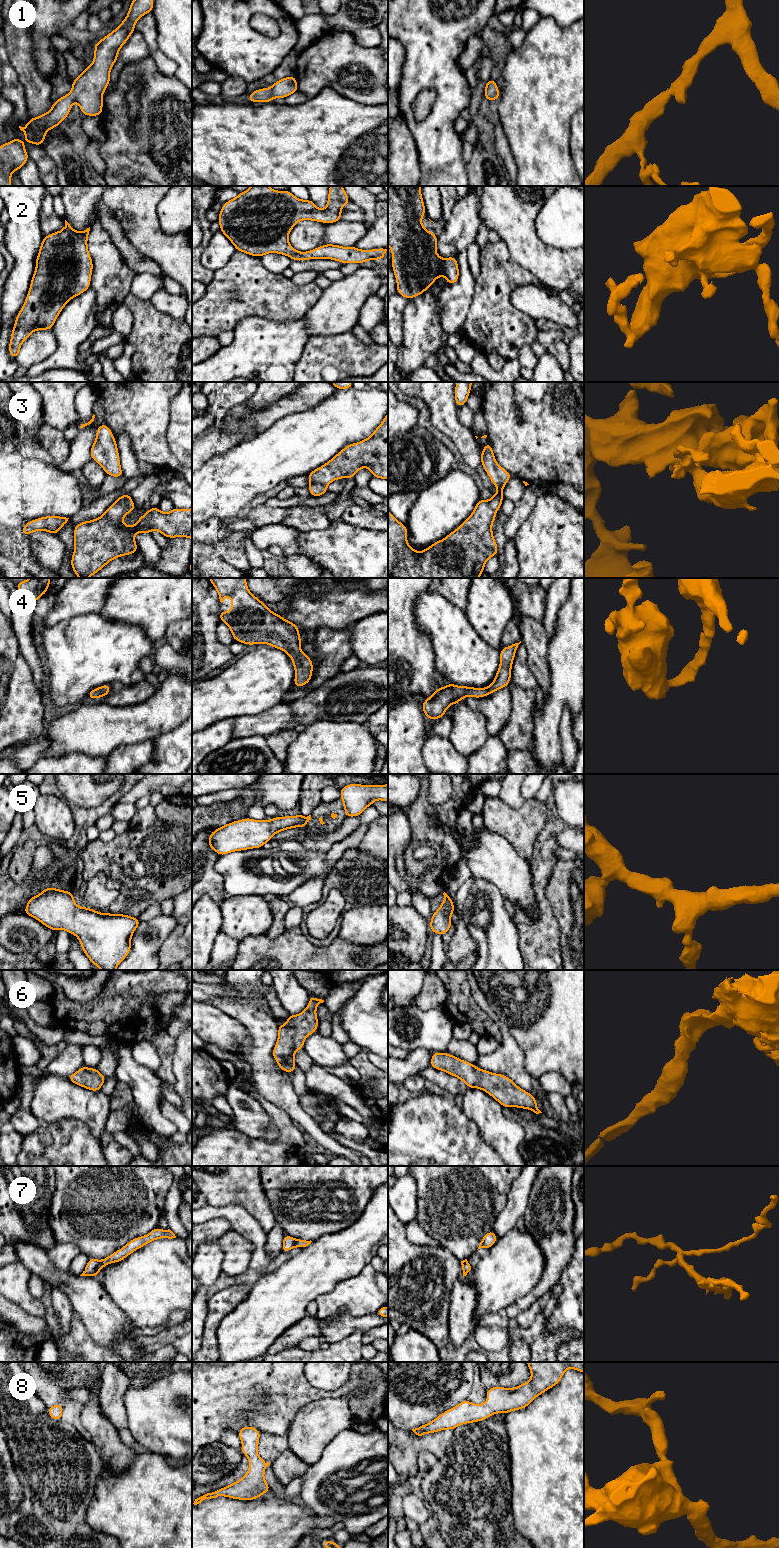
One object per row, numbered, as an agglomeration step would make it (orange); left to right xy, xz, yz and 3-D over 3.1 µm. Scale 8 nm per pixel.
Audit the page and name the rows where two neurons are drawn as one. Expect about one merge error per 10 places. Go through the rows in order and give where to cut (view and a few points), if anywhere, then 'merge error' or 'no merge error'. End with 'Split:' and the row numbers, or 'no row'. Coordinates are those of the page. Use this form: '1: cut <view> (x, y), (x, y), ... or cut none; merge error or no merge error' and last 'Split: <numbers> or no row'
1: cut none; no merge error
2: cut none; no merge error
3: cut none; no merge error
4: cut none; no merge error
5: cut none; no merge error
6: cut none; no merge error
7: cut xy (99, 1261), (98, 1267), (92, 1275); merge error
8: cut none; no merge error
Split: 7

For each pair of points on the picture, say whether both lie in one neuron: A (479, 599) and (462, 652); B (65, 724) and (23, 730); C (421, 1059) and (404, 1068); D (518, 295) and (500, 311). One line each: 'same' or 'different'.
A: different
B: different
C: same
D: different

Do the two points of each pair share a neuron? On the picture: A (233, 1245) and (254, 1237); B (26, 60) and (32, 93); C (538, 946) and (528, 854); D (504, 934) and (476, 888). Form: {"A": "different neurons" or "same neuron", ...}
{"A": "different neurons", "B": "same neuron", "C": "different neurons", "D": "same neuron"}

